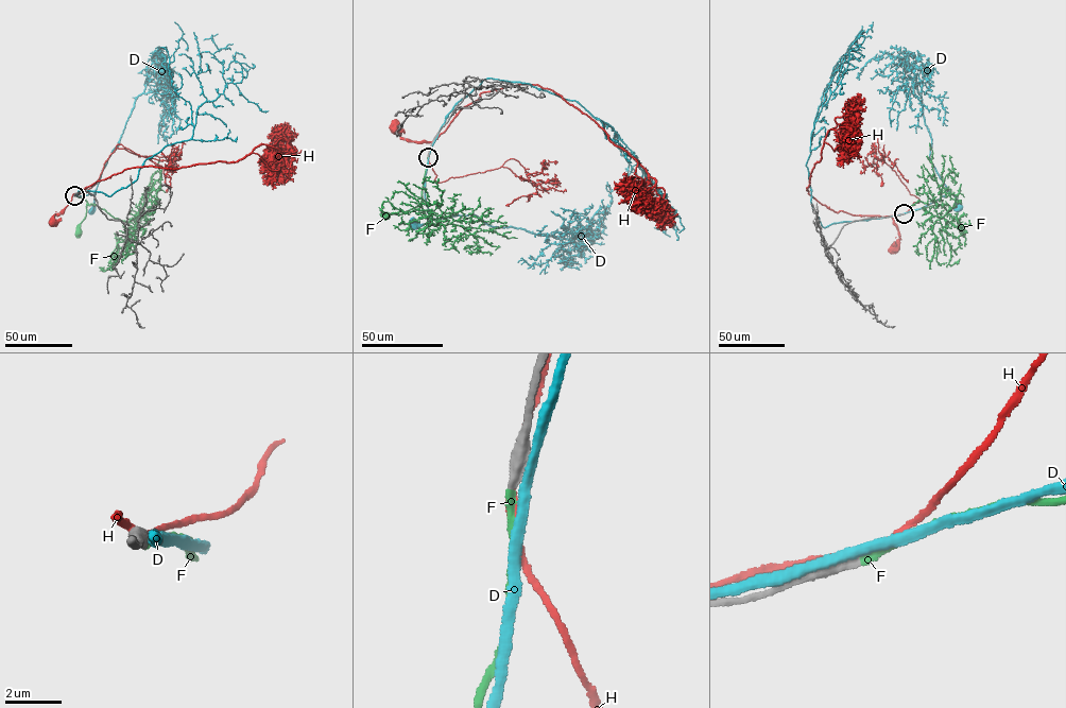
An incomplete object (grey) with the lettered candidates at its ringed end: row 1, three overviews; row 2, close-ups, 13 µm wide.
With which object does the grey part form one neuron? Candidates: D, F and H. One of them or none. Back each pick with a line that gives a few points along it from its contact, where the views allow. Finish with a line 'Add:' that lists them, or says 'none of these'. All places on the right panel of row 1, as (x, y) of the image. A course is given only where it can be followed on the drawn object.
F: course (904, 213), (941, 204), (962, 230)
Add: F

